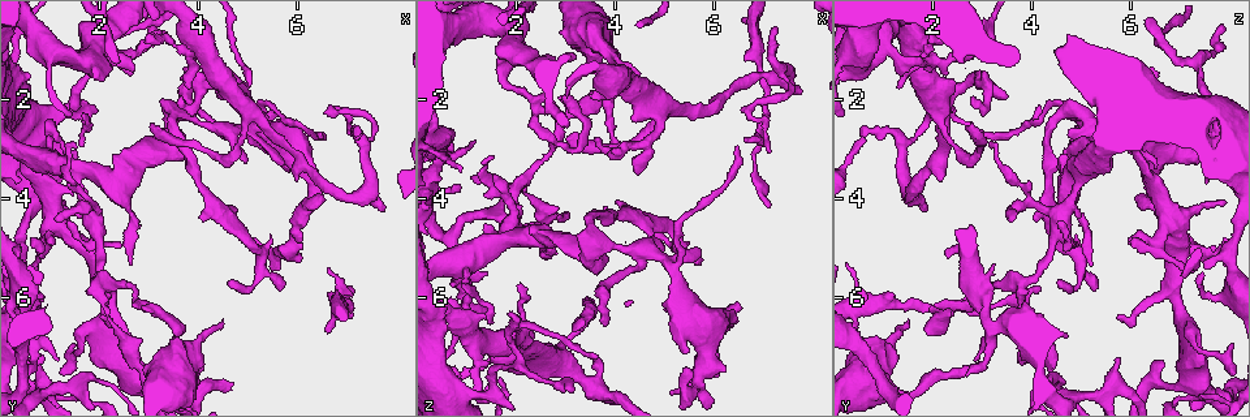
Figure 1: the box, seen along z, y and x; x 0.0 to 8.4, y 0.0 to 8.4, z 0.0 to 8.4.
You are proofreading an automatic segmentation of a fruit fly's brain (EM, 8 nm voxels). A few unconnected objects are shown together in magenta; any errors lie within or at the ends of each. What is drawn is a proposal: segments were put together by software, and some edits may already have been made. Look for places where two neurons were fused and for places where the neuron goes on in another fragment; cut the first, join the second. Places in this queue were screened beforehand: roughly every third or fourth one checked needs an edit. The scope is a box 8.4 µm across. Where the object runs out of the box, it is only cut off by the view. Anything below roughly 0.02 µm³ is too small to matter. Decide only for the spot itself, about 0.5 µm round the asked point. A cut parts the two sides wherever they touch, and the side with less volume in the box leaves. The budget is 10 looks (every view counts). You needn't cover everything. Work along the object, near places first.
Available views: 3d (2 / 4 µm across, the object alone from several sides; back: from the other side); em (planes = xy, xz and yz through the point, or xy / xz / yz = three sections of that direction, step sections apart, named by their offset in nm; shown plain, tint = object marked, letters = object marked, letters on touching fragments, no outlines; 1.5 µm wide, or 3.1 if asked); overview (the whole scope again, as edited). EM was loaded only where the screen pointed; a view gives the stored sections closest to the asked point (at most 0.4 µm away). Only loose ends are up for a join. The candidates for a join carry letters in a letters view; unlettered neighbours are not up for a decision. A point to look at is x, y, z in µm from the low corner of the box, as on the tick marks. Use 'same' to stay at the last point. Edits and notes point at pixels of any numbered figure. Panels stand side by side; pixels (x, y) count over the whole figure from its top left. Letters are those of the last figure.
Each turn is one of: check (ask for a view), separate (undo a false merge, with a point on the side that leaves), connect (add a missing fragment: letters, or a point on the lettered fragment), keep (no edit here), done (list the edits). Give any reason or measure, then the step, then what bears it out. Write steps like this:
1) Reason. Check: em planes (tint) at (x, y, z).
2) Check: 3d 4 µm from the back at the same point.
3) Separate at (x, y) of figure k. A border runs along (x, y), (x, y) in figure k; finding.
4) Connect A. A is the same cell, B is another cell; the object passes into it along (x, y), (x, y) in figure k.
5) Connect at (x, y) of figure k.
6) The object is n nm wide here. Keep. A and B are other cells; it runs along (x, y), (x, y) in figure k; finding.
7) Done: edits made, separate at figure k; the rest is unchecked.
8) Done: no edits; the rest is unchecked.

Abrupt turn. Check: em planes (tint) at (3.10, 0.70, 3.05).

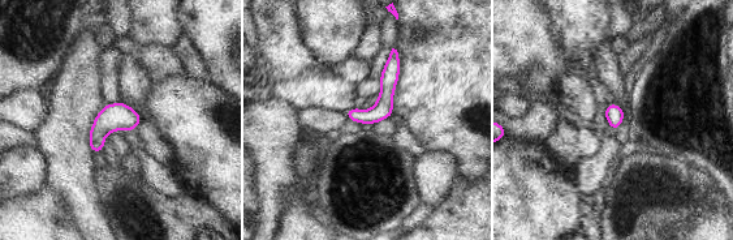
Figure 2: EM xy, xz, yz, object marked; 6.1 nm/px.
What lies round it. Check: em planes (letters) at the same point.

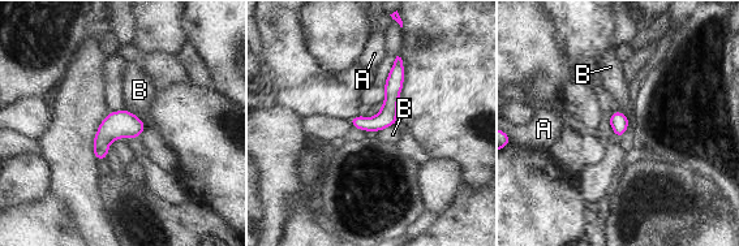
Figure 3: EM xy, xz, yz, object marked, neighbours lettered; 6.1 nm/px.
The longest contact is with B, 180 nm. Keep. A and B are other cells; it runs along (398, 61), (390, 108), (355, 124) in figure 3; all the same neuron.

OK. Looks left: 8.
An open end. Check: 3d 2 µm at (1.55, 2.95, 3.15).

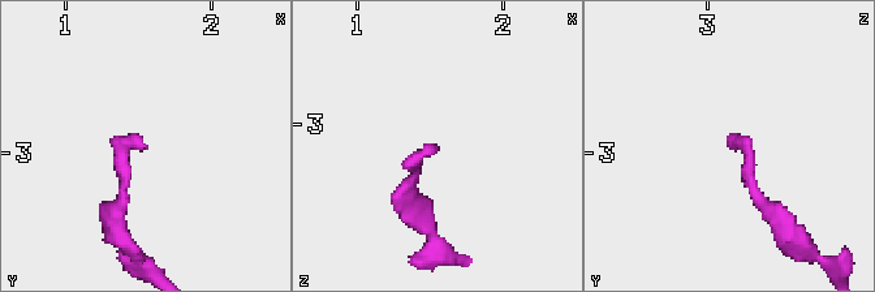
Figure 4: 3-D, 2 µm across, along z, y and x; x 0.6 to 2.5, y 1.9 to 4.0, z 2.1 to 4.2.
Shape alone is not enough. Check: em planes (letters) at (1.56, 2.94, 3.16).

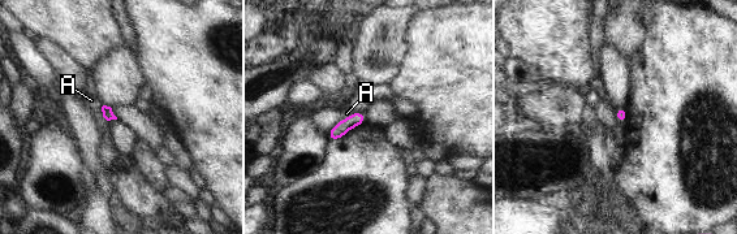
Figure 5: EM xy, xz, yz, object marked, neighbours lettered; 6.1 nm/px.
Keep. A is another cell; a border runs along (100, 107), (104, 117) in figure 5; none of them fits.

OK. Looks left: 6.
Three arms meet. Check: em planes (letters) at (4.50, 2.65, 5.05).

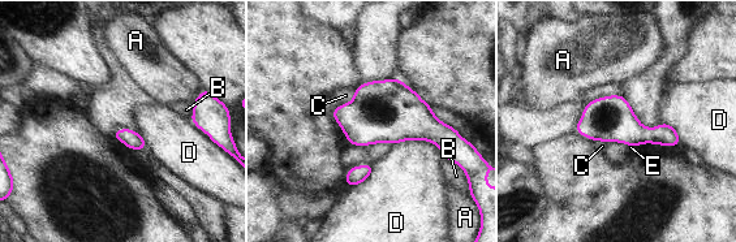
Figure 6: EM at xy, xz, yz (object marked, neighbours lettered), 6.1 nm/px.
The longest contact is with D, 340 nm. Keep. A, B, C, D and E are other cells; a border runs along (607, 143), (623, 142), (632, 147) in figure 6; one neuron here.

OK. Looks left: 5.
Thin end. Check: 3d 4 µm at (3.30, 7.30, 6.60).

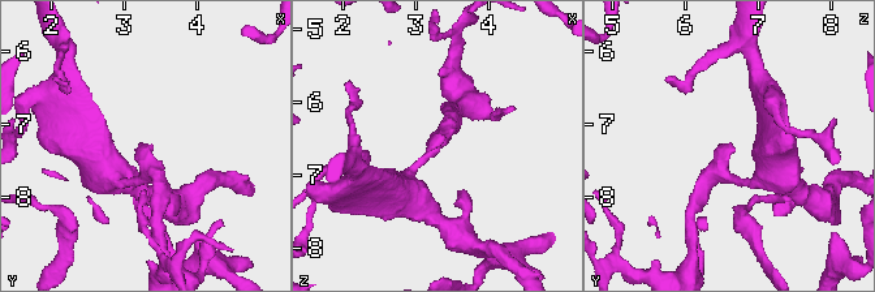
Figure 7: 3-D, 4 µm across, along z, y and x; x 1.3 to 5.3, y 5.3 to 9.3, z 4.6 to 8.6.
Need the tissue. Check: em planes (plain) at (3.20, 7.25, 6.60).

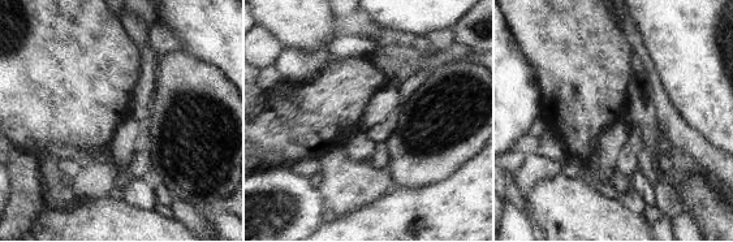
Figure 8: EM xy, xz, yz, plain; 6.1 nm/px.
Check: em planes (letters) at the same point.

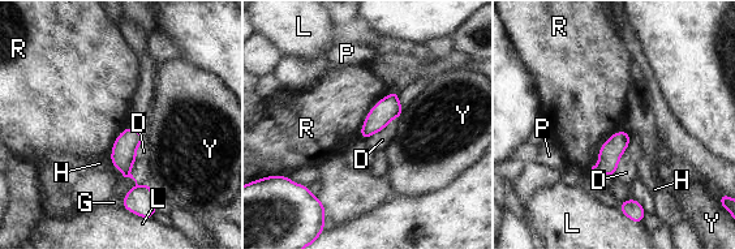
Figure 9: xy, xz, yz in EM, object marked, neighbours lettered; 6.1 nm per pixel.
The longest contact is with D, 280 nm. Keep. D, G, H, L, P, R and Y are other cells; no lettered fragment goes on from it.

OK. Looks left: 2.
Done: no edits; the rest is unchecked.

